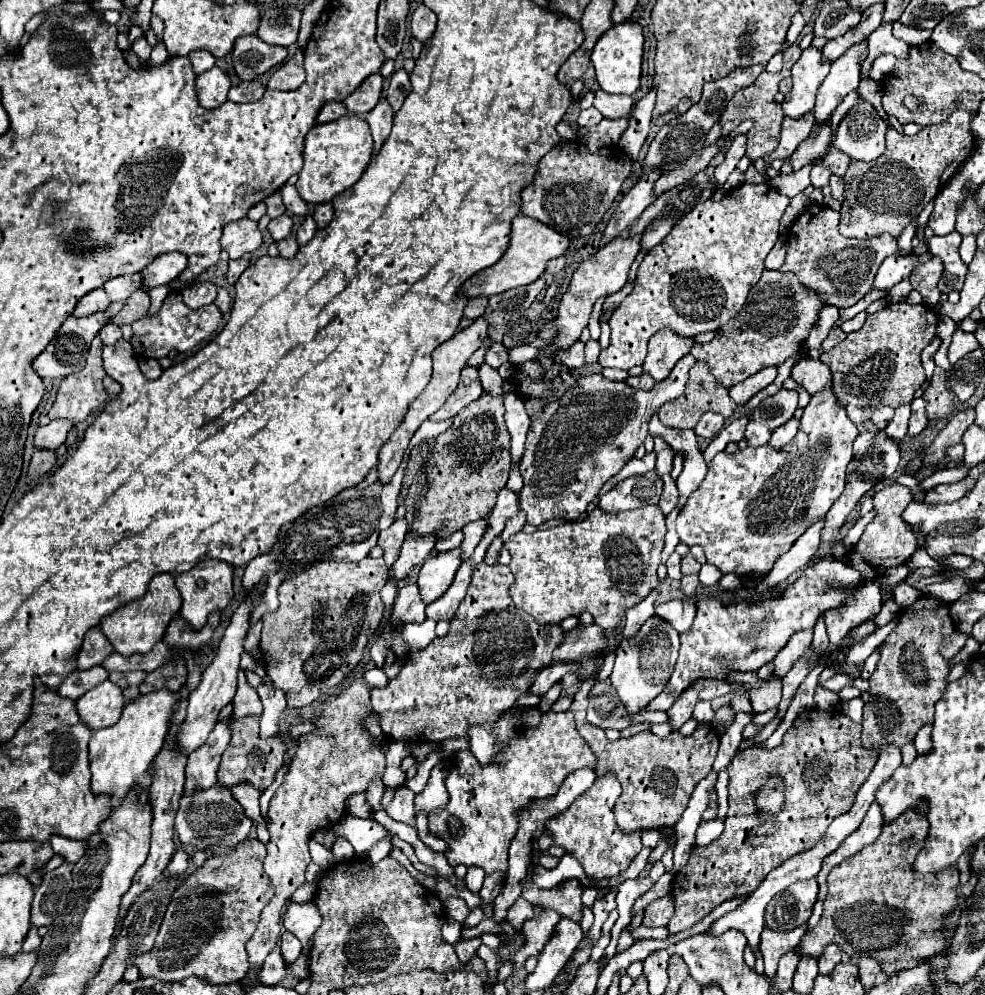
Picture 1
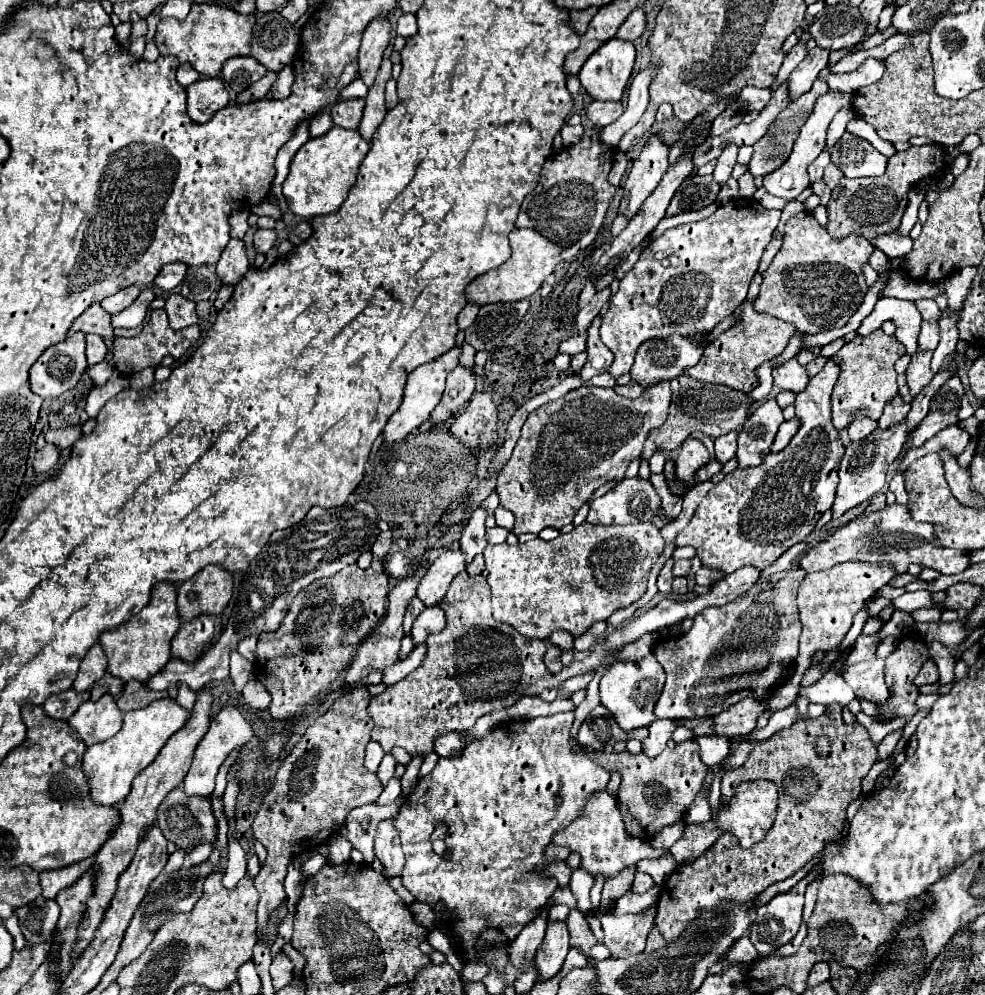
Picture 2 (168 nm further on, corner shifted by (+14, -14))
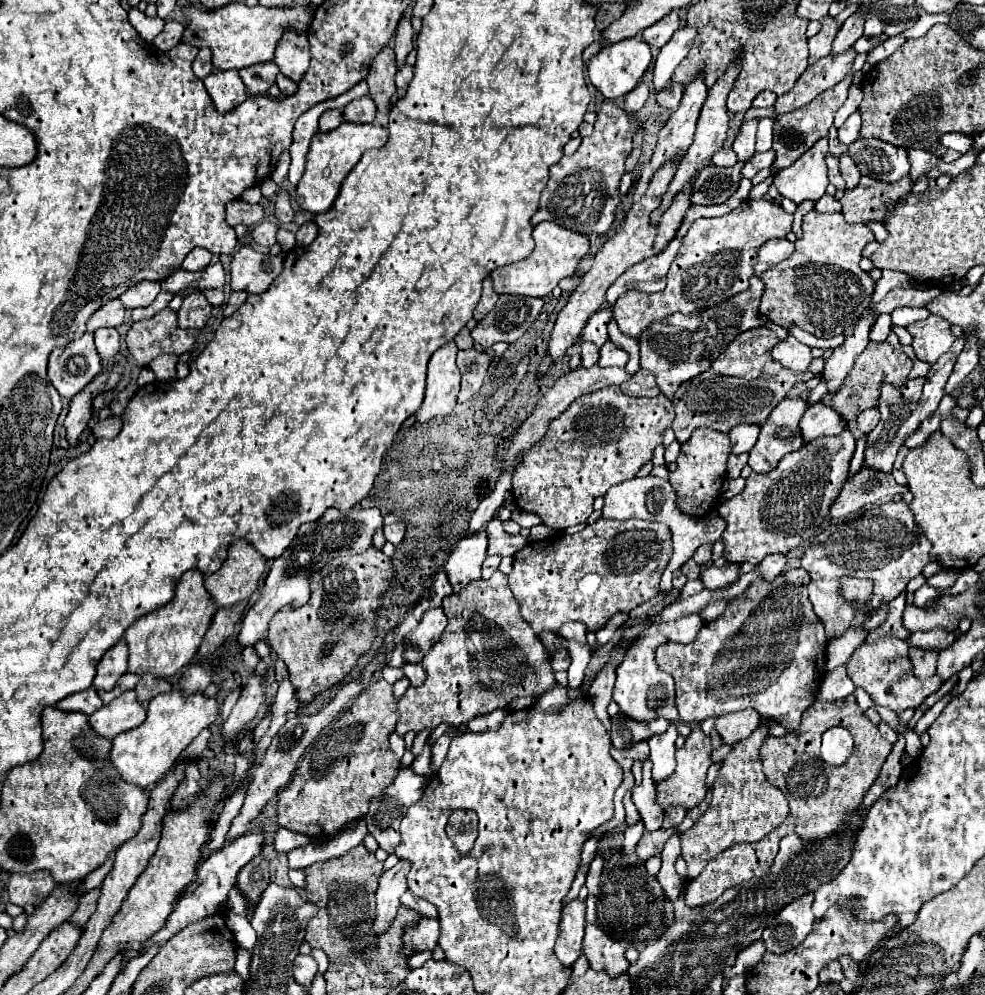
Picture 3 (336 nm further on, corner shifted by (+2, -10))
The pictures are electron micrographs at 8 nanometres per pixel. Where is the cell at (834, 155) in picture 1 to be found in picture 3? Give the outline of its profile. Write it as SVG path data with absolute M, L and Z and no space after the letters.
M844 153L844 155L840 157L840 173L842 173L842 177L846 179L846 187L848 187L848 189L854 189L854 187L860 183L860 177L862 177L862 175L860 175L856 163L850 159L848 153Z

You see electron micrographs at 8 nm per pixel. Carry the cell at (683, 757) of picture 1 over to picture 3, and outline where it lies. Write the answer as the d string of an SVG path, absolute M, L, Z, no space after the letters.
M694 727L692 733L686 737L686 743L682 749L676 751L676 771L660 785L656 785L656 793L658 793L658 803L662 807L670 807L670 805L682 805L686 809L696 807L704 797L706 797L706 771L710 767L710 753L712 753L712 745L710 745L710 737L702 733L700 727Z

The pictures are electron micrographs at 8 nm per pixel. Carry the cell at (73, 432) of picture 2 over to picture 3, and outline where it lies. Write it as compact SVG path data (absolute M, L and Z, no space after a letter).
M110 415L108 419L100 421L100 423L94 427L94 435L96 435L96 437L114 439L114 437L120 433L120 427L122 427L122 417L114 417L114 415Z

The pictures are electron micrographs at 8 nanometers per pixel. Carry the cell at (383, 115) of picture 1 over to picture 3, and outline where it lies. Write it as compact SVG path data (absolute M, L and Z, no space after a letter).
M404 17L398 23L398 31L396 31L396 37L394 37L394 53L396 53L396 59L398 59L398 67L404 67L406 55L414 47L412 41L414 41L414 29L412 29L412 23L410 23L410 17Z

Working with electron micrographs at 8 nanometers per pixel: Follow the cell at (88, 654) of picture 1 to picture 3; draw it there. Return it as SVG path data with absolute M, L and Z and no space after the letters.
M120 639L100 659L100 665L98 665L96 671L98 673L94 677L94 687L96 689L104 689L104 691L112 691L116 681L128 671L128 645L126 645L124 639Z

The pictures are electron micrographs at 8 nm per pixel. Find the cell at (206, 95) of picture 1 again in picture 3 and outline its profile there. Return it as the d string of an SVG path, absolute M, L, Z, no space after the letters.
M236 69L214 71L204 79L204 87L220 113L228 113L246 99L246 87Z

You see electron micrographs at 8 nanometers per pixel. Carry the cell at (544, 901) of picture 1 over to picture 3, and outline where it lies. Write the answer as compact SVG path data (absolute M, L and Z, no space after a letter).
M586 925L582 953L588 957L592 969L604 971L604 973L612 975L612 979L624 975L630 967L628 959L624 957L626 949L628 949L628 945L624 941L612 939L598 925Z

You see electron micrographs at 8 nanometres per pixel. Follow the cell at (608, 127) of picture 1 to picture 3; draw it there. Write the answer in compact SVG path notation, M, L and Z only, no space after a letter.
M684 25L684 27L680 27L680 29L674 33L674 37L660 49L660 53L658 53L658 57L656 57L654 71L652 71L652 73L654 73L652 83L654 83L656 91L660 91L662 87L668 85L670 77L674 75L674 69L676 69L676 67L680 65L680 61L688 55L694 37L696 37L696 27Z

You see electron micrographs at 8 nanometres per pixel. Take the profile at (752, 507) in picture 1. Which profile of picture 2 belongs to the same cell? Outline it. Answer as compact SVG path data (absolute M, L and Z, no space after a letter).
M828 361L824 369L810 379L808 387L802 393L798 393L794 401L800 429L792 437L788 447L784 447L780 453L766 455L760 467L734 469L732 473L724 475L724 479L716 483L702 499L702 503L696 507L688 525L676 535L674 539L676 547L684 547L684 545L694 547L696 557L700 557L702 561L702 567L728 575L744 565L752 565L762 571L770 567L786 549L790 549L800 541L806 541L820 515L832 507L832 499L836 495L836 483L838 483L836 471L844 455L840 433L834 429L830 421L830 393L838 379L838 373L840 373L840 367Z

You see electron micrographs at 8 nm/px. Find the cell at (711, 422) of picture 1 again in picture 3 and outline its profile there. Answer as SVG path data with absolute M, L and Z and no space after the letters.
M700 427L692 433L692 437L686 443L682 443L680 455L676 459L676 469L668 477L676 493L676 505L682 513L690 517L704 517L714 509L726 479L726 461L730 453L732 453L732 445L728 433L720 433L714 429Z

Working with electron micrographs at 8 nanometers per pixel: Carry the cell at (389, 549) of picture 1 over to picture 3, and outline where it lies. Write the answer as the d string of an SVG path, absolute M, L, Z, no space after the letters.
M398 521L394 525L384 525L386 541L390 541L392 545L398 545L404 539L404 533L406 533L406 525L402 521Z

